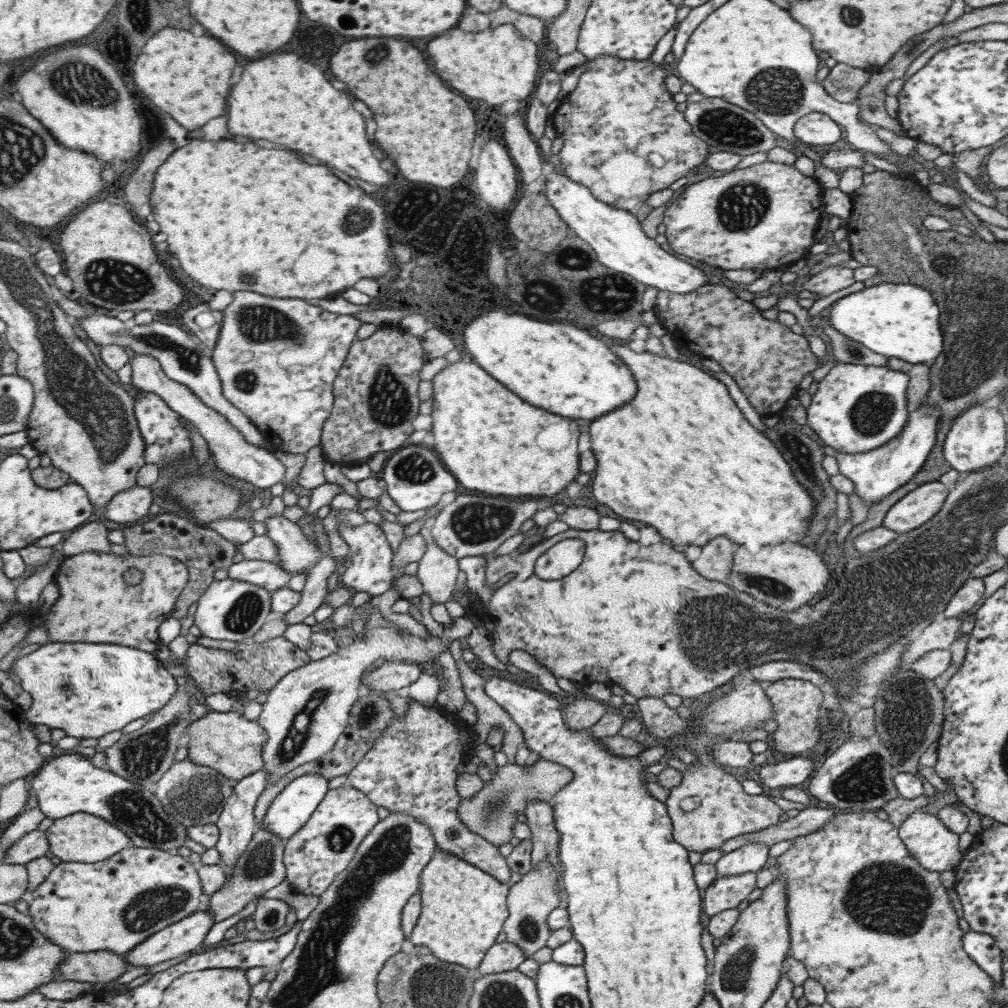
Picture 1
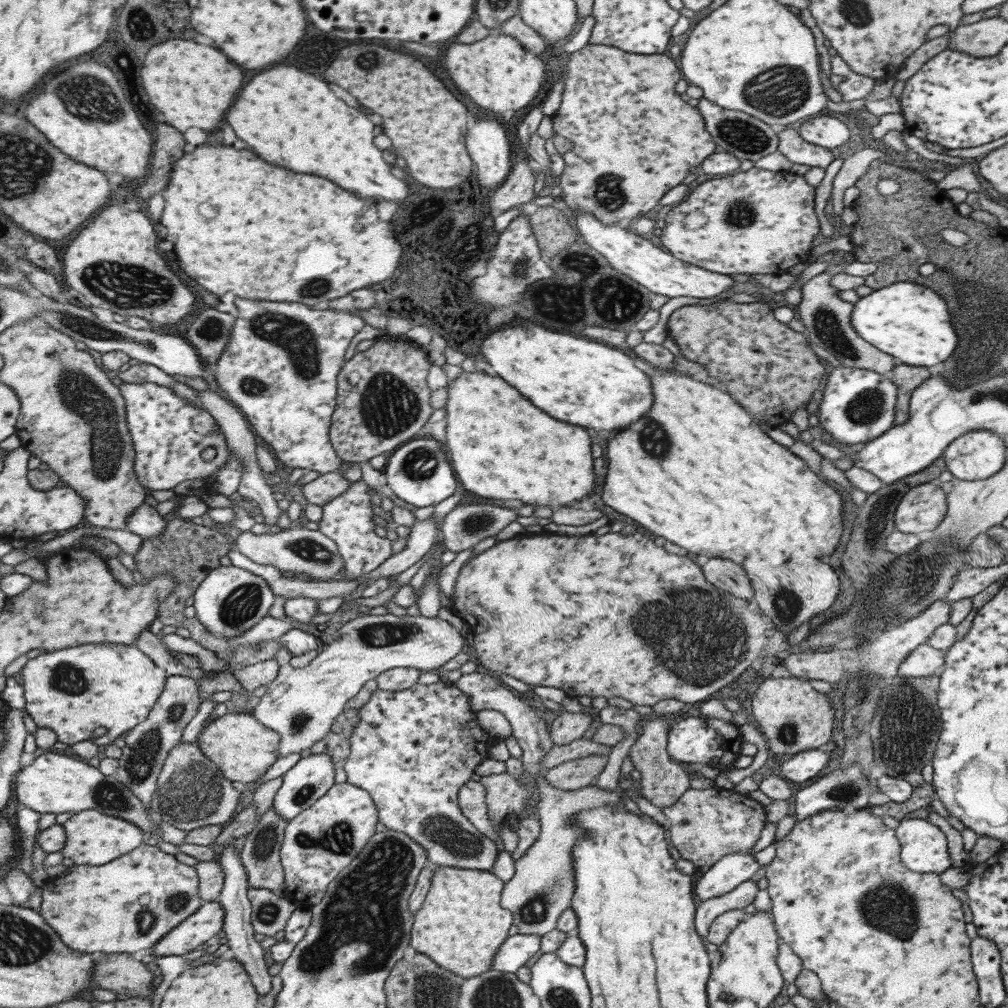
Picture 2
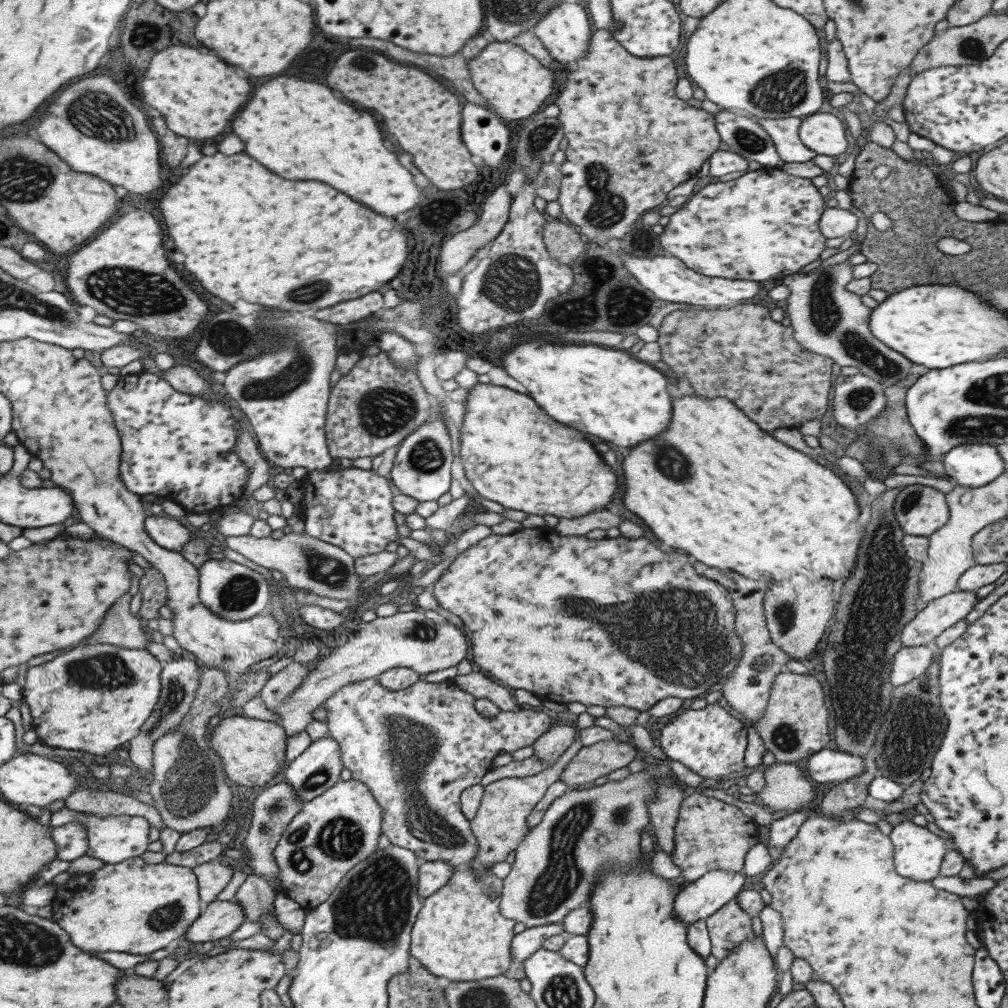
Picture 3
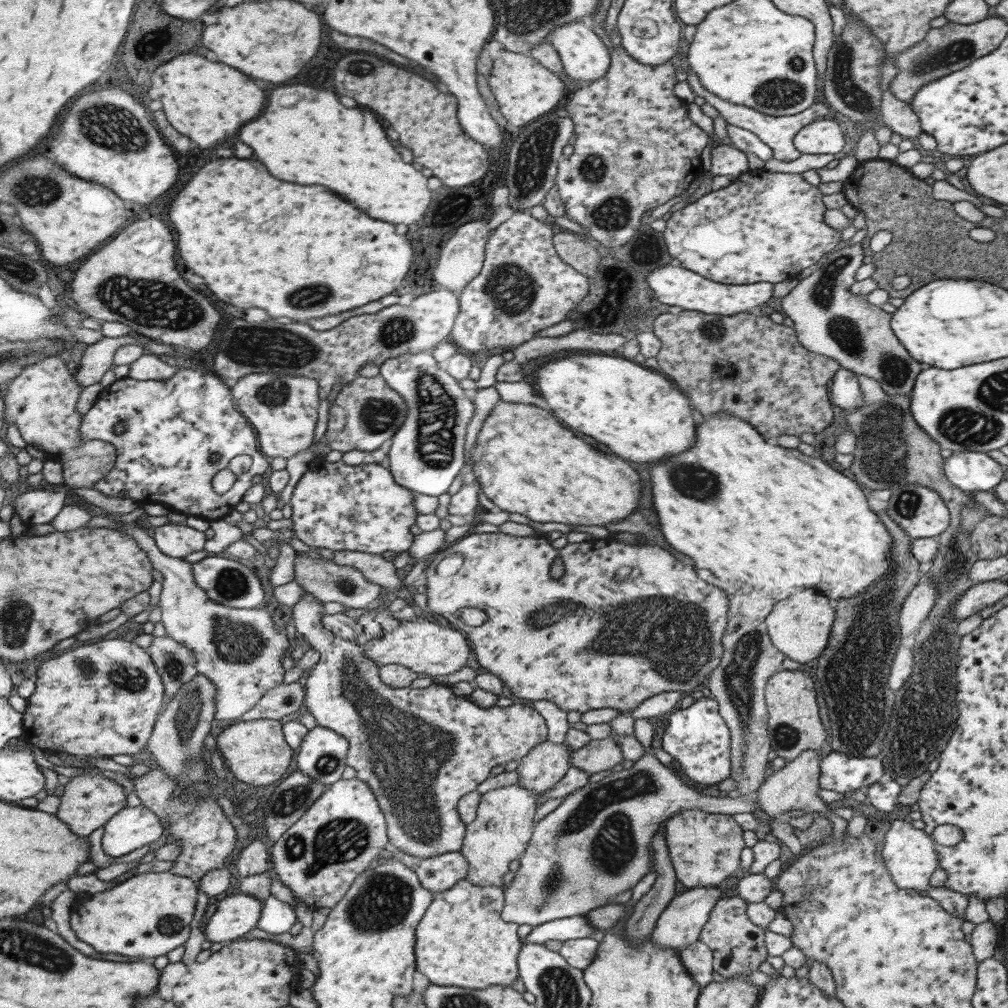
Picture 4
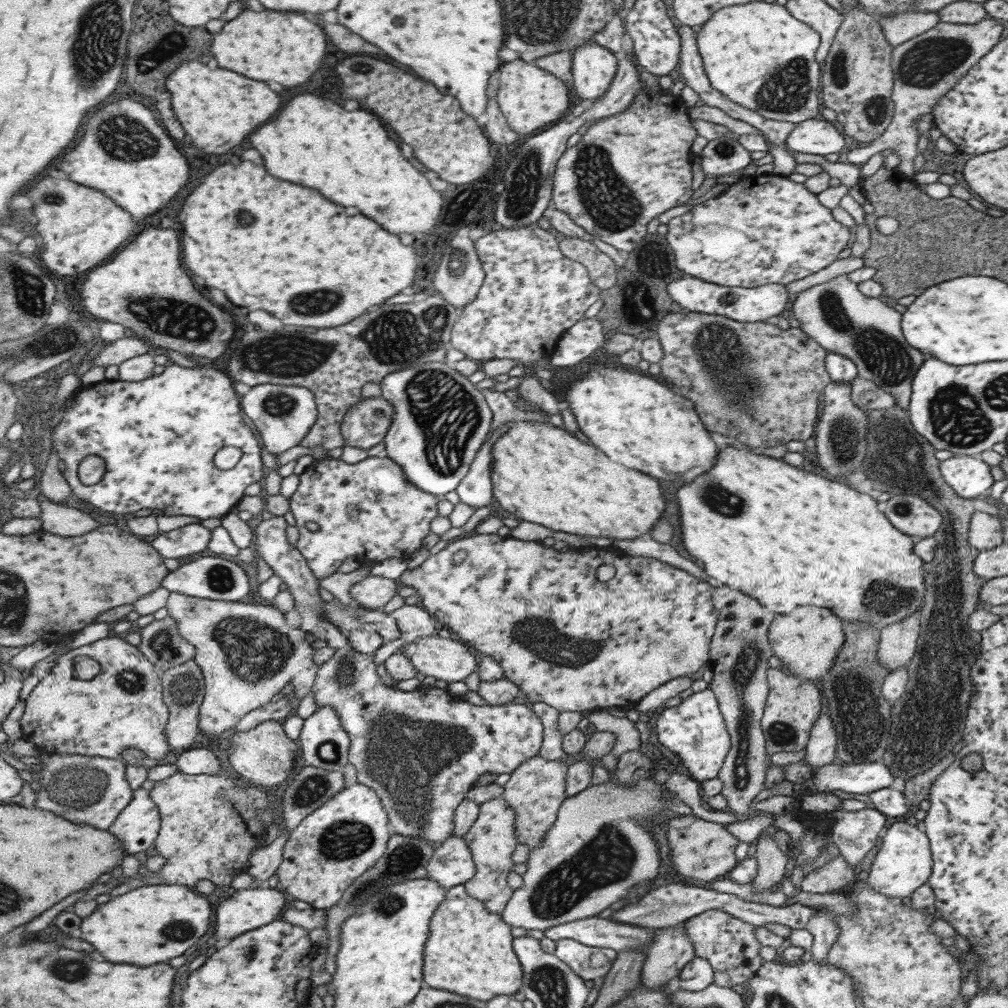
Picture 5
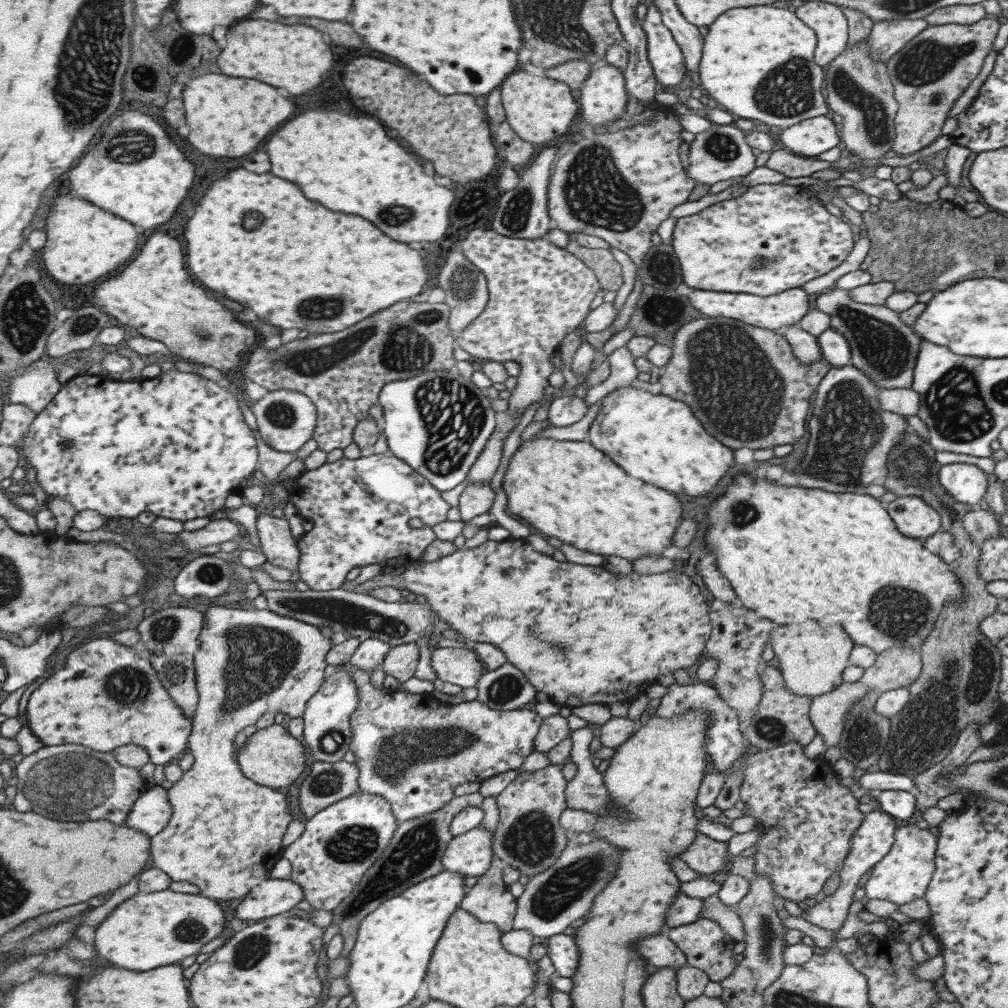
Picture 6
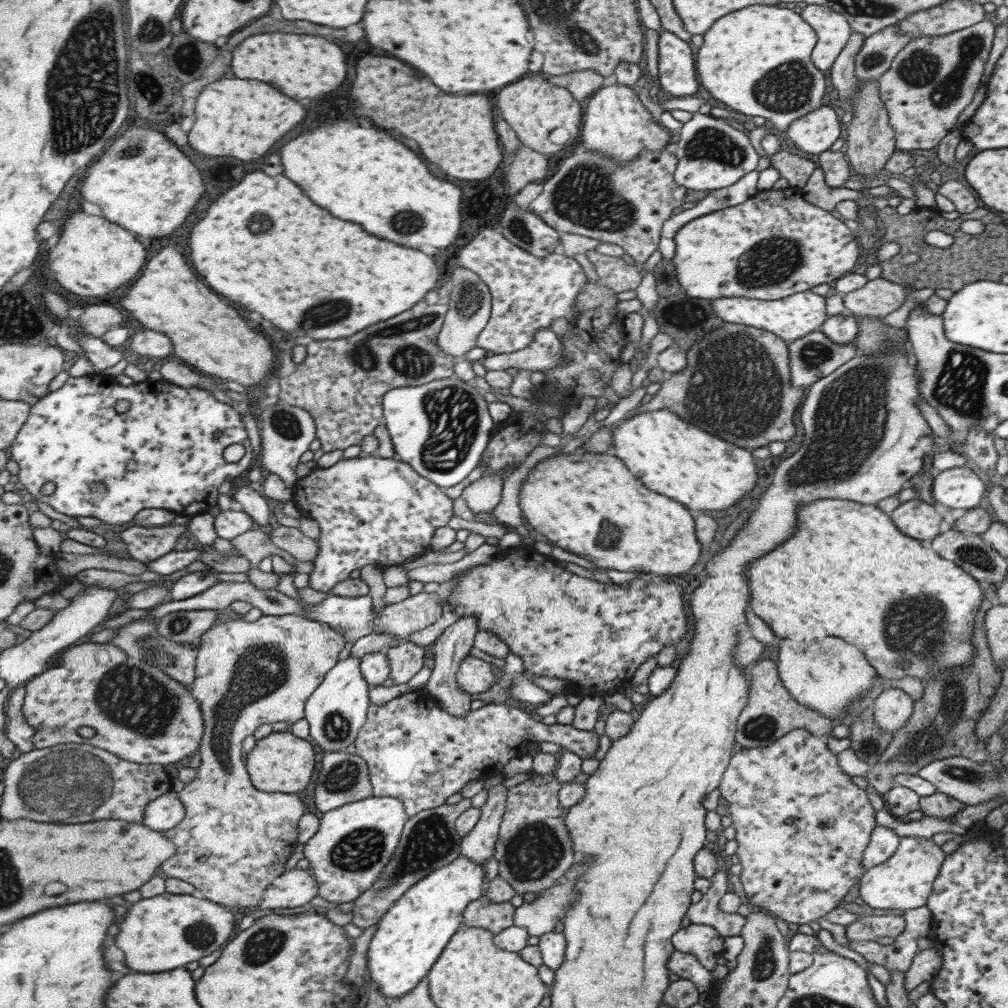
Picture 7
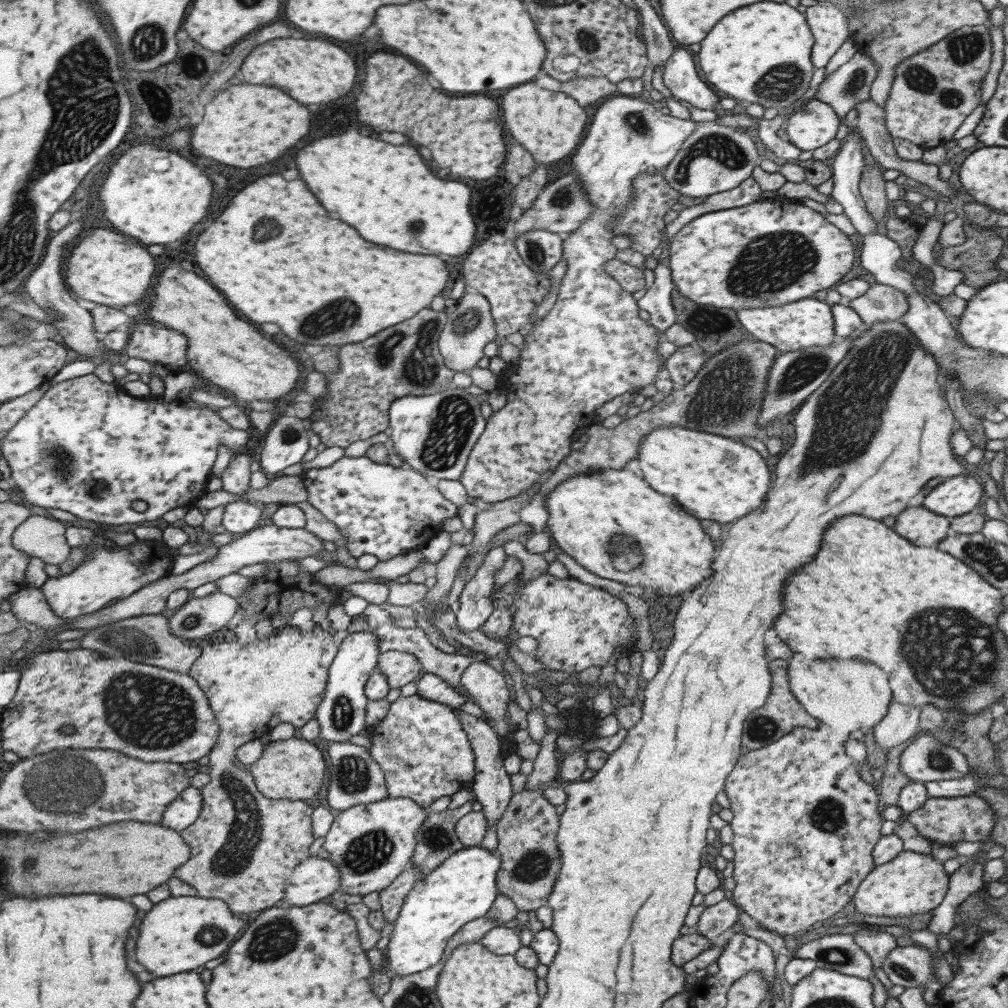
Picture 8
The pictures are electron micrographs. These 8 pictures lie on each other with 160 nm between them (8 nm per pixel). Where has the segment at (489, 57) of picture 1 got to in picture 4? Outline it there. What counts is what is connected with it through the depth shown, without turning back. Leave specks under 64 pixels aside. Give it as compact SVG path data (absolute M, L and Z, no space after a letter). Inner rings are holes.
M504 49L499 57L493 60L486 81L493 93L499 113L506 123L513 126L525 126L538 117L556 110L563 96L563 83L559 81L556 73L547 70L529 54L522 55Z

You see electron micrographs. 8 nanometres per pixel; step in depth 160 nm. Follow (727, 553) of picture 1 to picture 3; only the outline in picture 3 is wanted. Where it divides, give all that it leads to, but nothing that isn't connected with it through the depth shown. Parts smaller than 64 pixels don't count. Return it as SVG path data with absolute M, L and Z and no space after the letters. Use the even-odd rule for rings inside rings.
M707 567L702 570L701 574L728 591L735 612L735 632L743 645L741 660L737 662L733 672L719 682L717 688L721 691L725 702L741 714L745 727L749 725L754 727L755 723L761 719L761 713L766 707L770 686L775 675L784 669L784 665L790 660L785 652L770 642L762 608L767 584L763 581L745 578L731 570L717 570Z

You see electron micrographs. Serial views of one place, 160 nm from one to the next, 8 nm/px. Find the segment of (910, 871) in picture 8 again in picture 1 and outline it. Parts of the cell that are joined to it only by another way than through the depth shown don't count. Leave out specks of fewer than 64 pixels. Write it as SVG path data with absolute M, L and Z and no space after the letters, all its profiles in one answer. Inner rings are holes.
M915 811L897 828L898 837L912 856L923 869L929 872L943 872L952 870L960 862L963 852L957 847L957 836L953 831L945 828L936 815Z

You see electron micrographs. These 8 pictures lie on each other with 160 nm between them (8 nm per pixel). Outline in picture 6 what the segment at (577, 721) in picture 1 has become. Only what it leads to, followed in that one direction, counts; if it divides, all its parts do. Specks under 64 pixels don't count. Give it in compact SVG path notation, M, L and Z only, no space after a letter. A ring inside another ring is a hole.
M547 765L545 768L529 772L518 772L513 780L497 795L493 796L498 808L498 819L495 830L492 832L491 848L497 859L505 866L514 868L521 876L533 878L543 870L552 866L561 851L565 848L567 839L559 822L560 814L566 809L564 788L566 780L556 765Z

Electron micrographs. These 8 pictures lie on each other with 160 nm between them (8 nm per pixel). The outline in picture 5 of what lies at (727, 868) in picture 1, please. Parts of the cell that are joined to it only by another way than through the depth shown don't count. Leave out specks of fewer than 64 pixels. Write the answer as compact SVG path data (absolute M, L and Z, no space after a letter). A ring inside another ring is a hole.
M684 922L676 926L655 928L654 940L640 970L640 982L648 988L666 986L679 974L679 971L694 957L692 940L684 932Z

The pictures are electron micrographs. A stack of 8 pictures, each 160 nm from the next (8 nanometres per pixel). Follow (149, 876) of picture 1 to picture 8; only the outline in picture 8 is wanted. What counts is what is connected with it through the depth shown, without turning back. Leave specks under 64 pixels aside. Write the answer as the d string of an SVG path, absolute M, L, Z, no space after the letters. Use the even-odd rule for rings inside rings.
M171 896L157 904L141 926L137 944L137 958L155 976L173 976L179 972L195 970L205 962L221 956L227 946L241 932L243 922L233 916L228 903L199 896Z

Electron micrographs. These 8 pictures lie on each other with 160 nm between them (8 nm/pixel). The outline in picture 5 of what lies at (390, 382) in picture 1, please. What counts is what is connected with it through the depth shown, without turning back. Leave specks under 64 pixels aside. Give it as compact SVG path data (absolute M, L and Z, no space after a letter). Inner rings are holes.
M381 396L362 399L342 416L340 433L344 445L367 450L381 443L392 414L393 407Z

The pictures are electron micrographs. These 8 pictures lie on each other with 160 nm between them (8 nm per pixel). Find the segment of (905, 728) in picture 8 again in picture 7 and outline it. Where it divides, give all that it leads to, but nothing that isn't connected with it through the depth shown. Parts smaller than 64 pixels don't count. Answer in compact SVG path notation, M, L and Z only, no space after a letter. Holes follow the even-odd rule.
M889 687L872 700L869 708L879 731L893 734L907 723L913 703L914 700L903 690Z

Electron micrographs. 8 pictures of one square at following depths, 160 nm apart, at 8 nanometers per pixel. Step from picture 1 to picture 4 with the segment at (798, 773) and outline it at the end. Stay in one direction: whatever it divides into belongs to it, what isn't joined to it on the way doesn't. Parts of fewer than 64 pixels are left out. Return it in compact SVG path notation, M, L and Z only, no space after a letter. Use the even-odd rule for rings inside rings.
M831 751L820 760L818 788L844 793L865 789L885 779L885 770L878 756L851 757Z

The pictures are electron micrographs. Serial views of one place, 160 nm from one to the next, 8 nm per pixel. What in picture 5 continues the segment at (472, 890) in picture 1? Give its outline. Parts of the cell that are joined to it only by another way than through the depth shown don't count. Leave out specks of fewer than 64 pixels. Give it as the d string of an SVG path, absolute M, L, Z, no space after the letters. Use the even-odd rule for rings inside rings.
M462 884L446 889L443 900L429 921L428 935L423 949L422 980L435 990L448 990L453 994L485 1002L494 996L513 996L520 990L522 968L512 949L510 926L496 912L488 912L476 898L471 898Z

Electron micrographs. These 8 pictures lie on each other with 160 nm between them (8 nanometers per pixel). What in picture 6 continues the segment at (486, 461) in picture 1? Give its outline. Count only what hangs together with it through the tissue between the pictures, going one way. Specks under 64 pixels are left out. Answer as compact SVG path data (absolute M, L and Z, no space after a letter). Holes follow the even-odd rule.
M546 437L528 439L509 459L502 478L506 507L530 526L548 537L571 544L579 550L603 556L619 556L633 561L640 556L658 556L672 545L672 536L681 516L681 501L669 491L661 490L633 478L605 453L583 441L557 441Z

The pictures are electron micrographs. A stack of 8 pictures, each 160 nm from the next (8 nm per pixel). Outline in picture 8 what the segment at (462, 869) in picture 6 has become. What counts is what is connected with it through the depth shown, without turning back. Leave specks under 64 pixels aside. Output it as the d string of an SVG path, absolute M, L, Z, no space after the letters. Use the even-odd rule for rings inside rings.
M459 706L453 707L456 711L457 720L463 732L465 732L472 751L474 754L474 771L472 781L468 784L473 792L473 798L481 804L481 812L486 818L486 828L492 824L496 824L501 813L505 810L509 799L511 798L511 784L509 783L509 775L504 771L504 757L501 752L501 740L496 736L494 731L485 724L481 718L475 718L467 715L459 710Z

